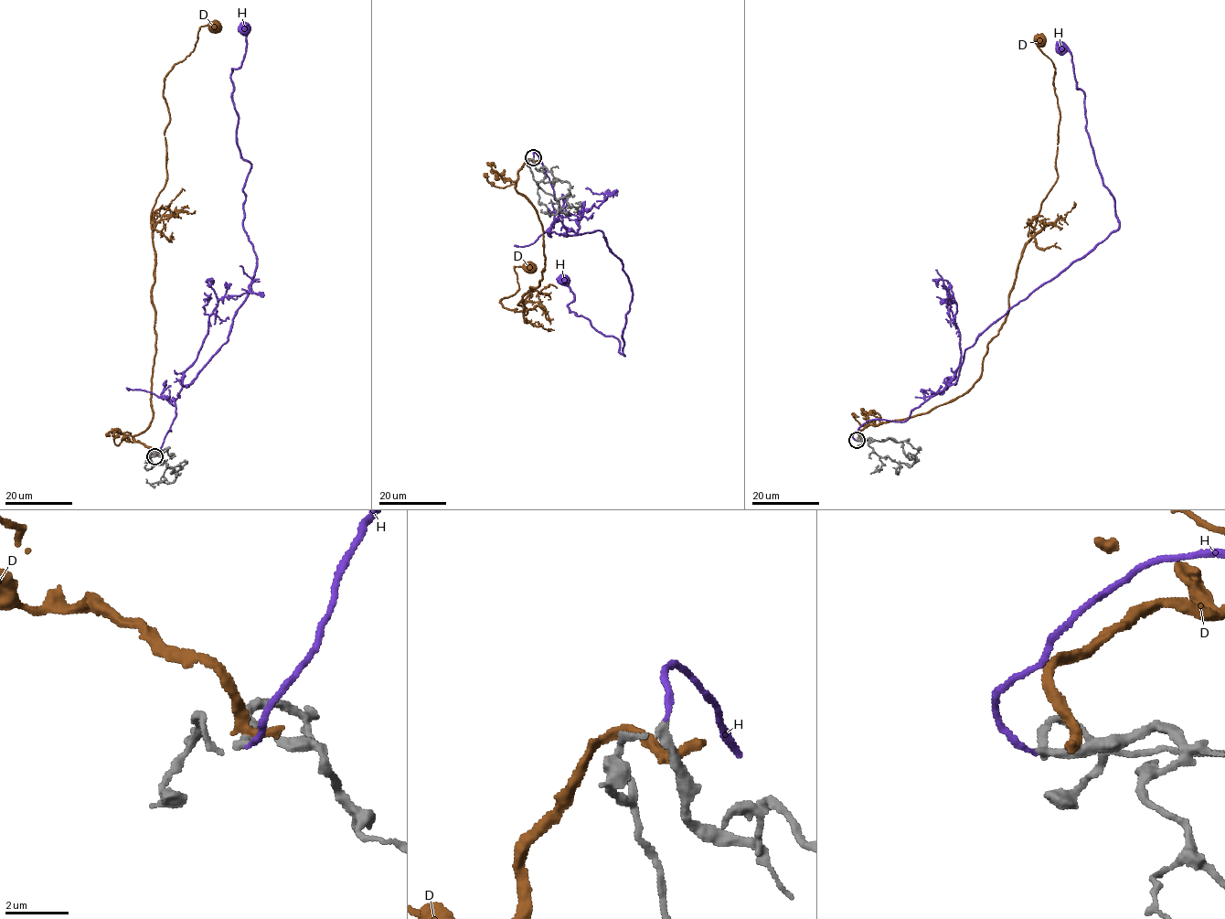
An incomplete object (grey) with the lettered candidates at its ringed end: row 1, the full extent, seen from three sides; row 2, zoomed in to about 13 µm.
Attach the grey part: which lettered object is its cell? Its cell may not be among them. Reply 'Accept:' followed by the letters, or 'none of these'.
Accept: none of these

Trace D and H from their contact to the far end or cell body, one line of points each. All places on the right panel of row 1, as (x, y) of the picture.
D: (861, 440), (869, 424), (952, 401), (981, 375), (1058, 176), (1056, 72), (1039, 40)
H: (857, 441), (868, 421), (905, 421), (956, 380), (978, 335), (1119, 227), (1084, 93), (1059, 49)

